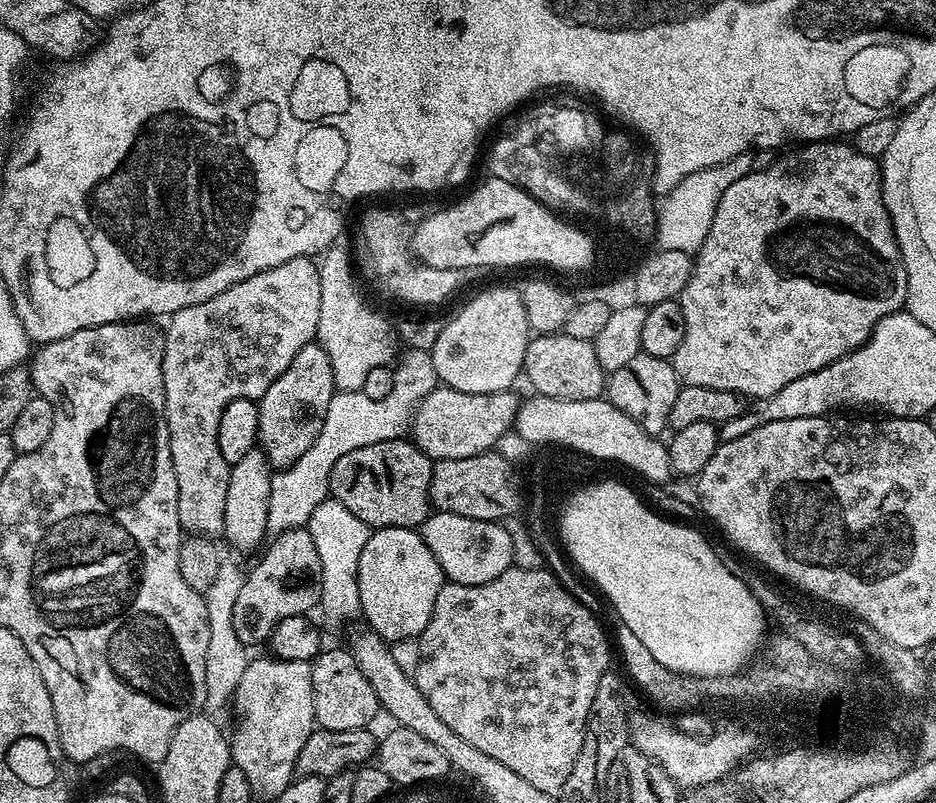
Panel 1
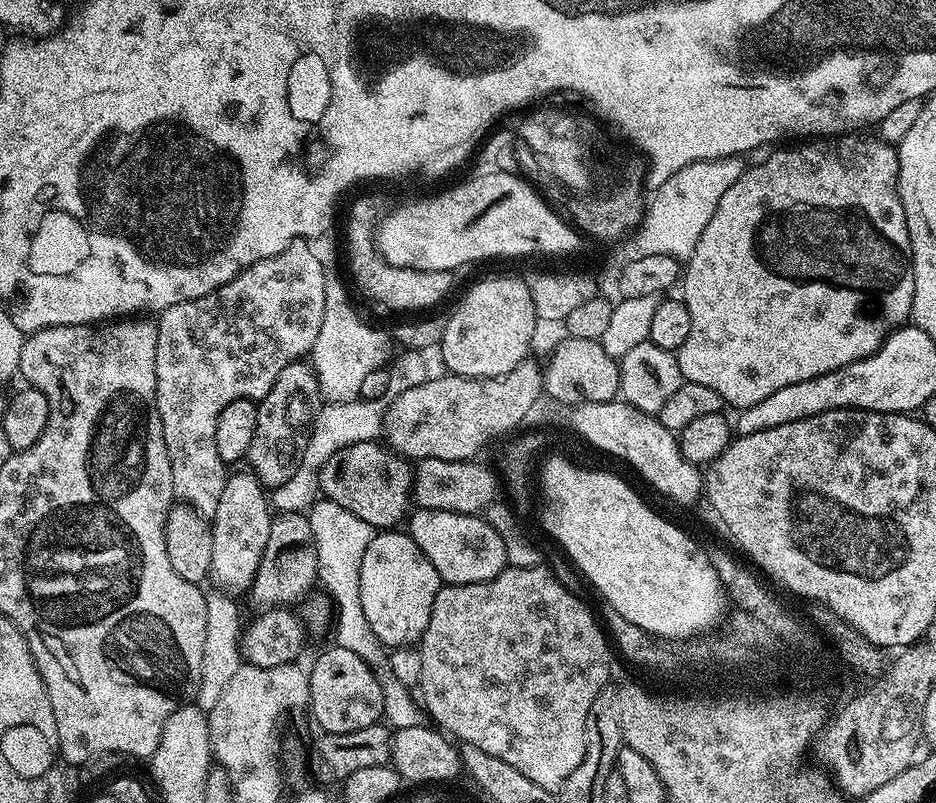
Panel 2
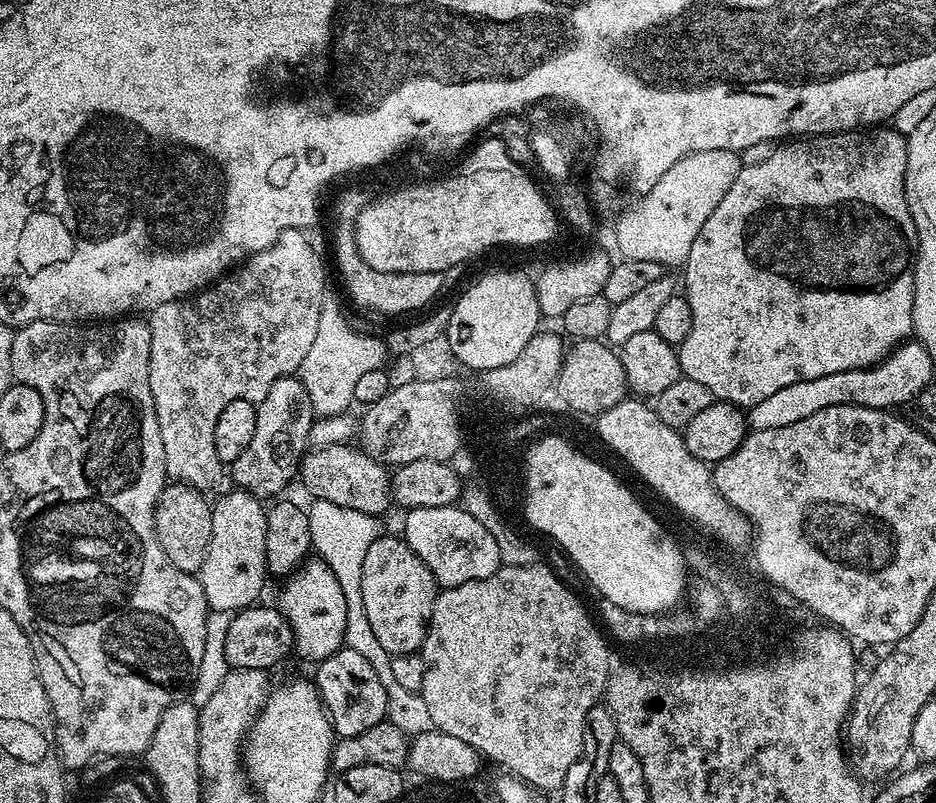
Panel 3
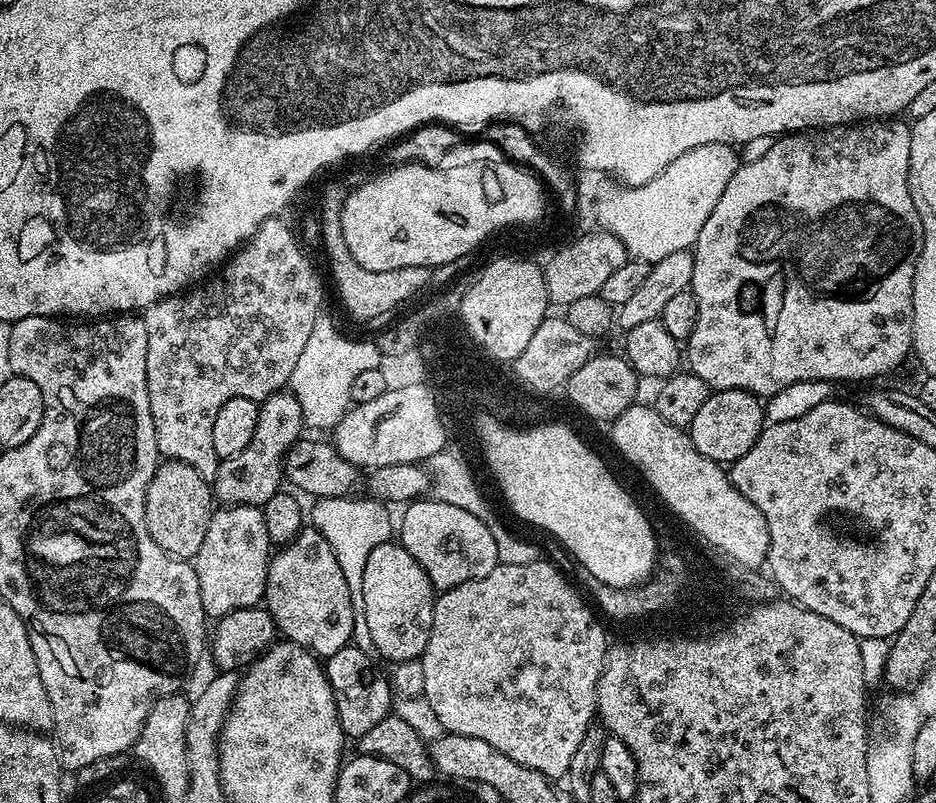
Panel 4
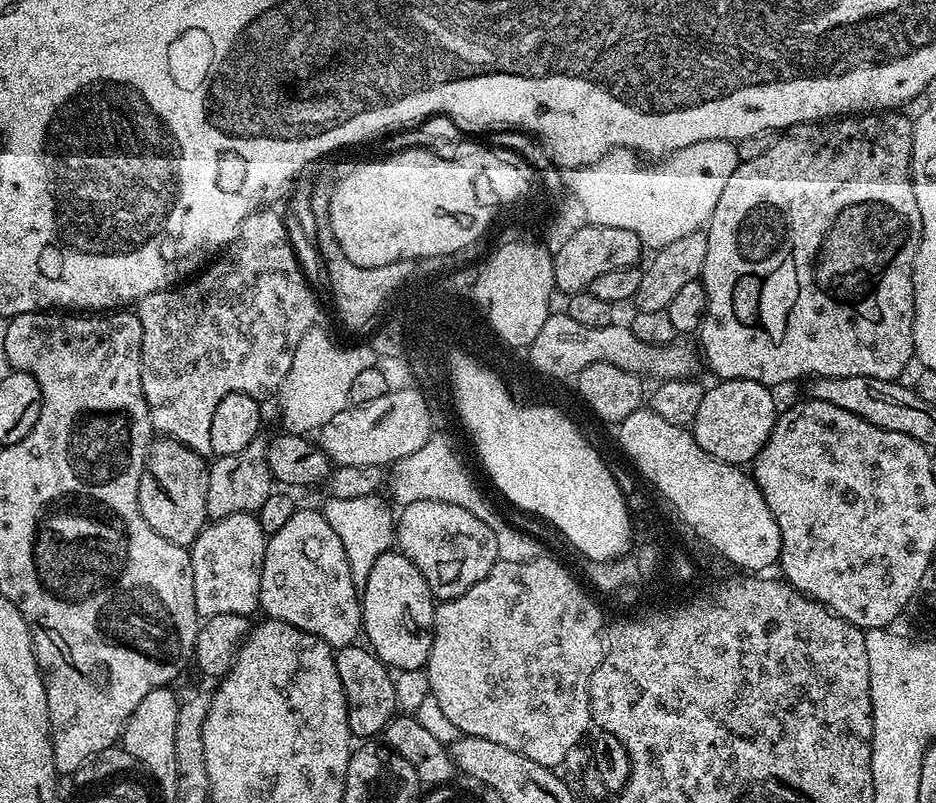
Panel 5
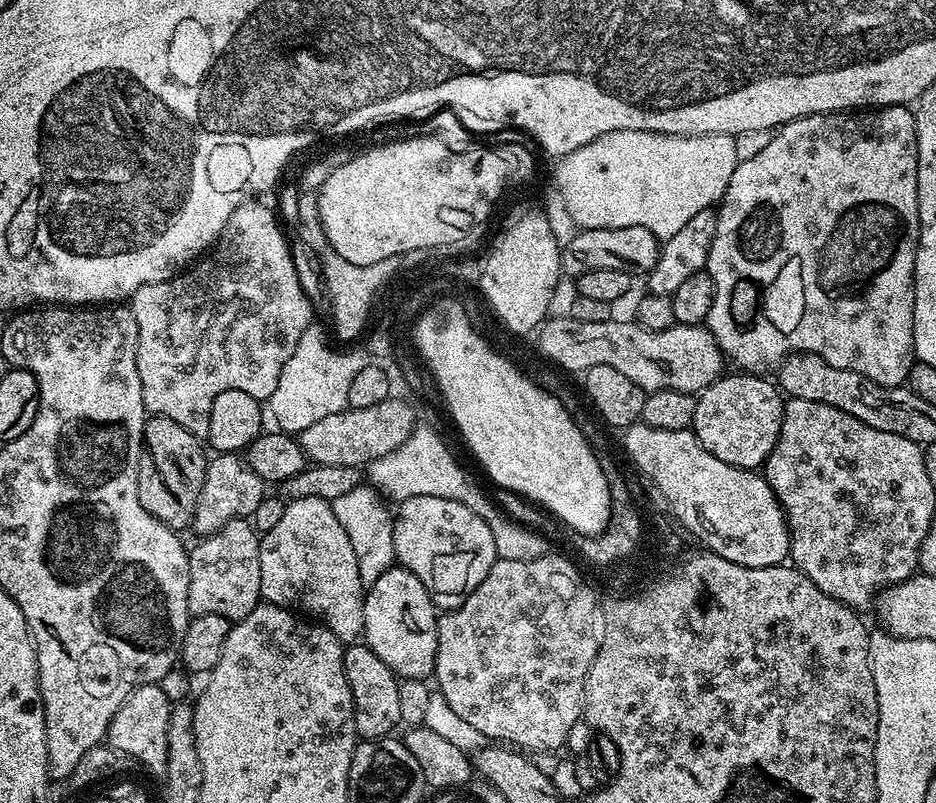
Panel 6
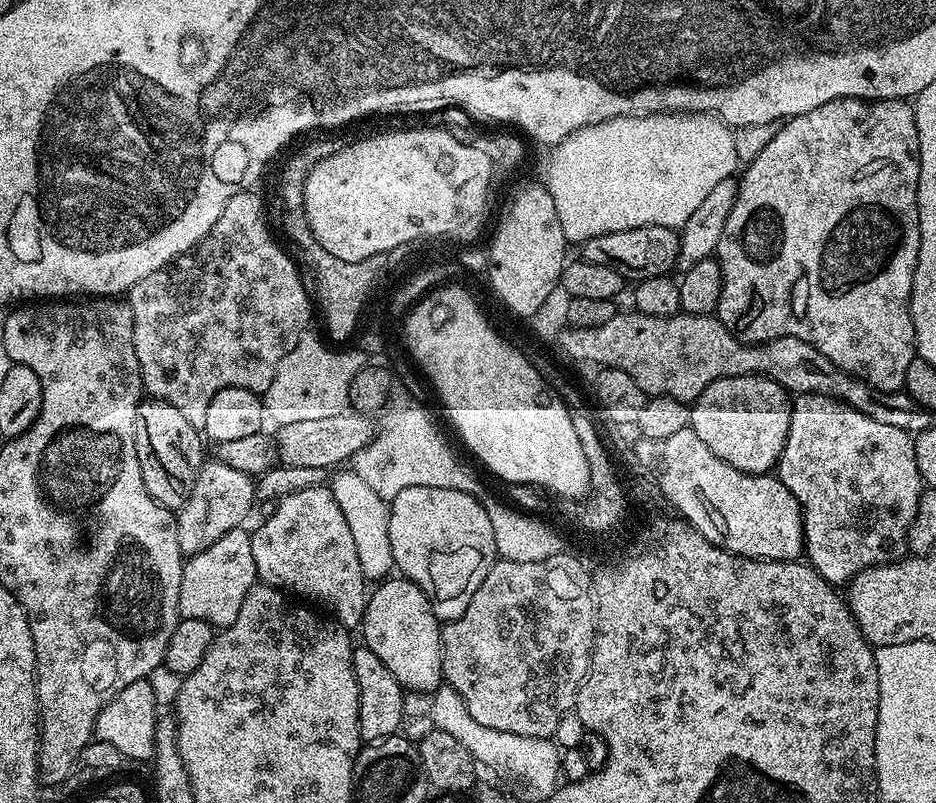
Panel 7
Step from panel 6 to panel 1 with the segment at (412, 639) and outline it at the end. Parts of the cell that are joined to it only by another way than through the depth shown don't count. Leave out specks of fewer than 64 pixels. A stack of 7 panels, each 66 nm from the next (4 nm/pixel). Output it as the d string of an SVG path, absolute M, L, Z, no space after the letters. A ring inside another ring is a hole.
M377 528L369 535L366 546L362 546L362 558L358 558L360 610L363 619L368 619L367 627L383 640L391 642L420 637L430 622L430 614L434 614L438 590L442 590L445 583L442 566L438 566L438 558L430 554L430 546L426 546L419 531L410 528Z

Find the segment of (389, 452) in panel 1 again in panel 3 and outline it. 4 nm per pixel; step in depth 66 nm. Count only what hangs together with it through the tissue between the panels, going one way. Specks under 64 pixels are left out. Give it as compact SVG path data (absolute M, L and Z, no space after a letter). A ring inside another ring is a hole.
M351 443L331 444L305 452L300 462L298 480L299 483L304 483L312 500L334 502L338 506L362 510L362 514L377 518L383 517L383 512L392 504L392 478L389 469L363 448Z

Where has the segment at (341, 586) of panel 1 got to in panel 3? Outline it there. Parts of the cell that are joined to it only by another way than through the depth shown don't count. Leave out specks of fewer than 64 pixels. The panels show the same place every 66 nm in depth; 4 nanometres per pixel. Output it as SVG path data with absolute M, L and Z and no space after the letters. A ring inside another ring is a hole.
M312 500L306 511L312 539L311 547L315 555L324 560L326 566L330 566L330 570L334 570L334 578L338 578L338 586L342 586L342 598L346 598L344 647L362 654L362 658L370 662L374 674L378 674L382 687L386 690L386 718L391 724L398 726L398 730L402 730L410 738L433 731L430 710L420 693L405 690L394 678L394 674L390 674L390 654L386 646L378 642L378 637L366 618L366 605L362 602L362 562L366 562L366 550L370 550L372 543L382 534L381 521L370 514L362 514L362 510L350 510L347 506L338 506L325 500Z

